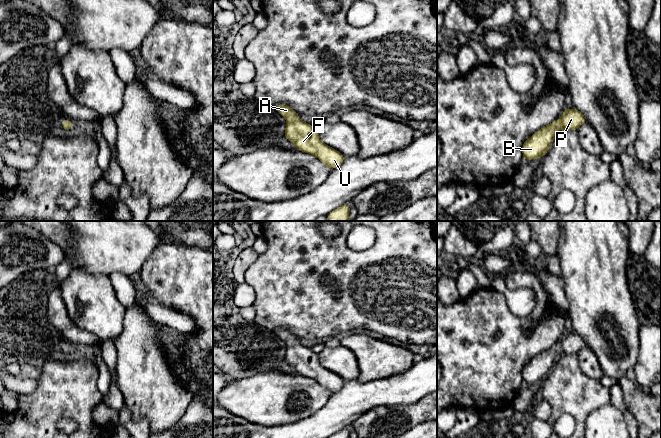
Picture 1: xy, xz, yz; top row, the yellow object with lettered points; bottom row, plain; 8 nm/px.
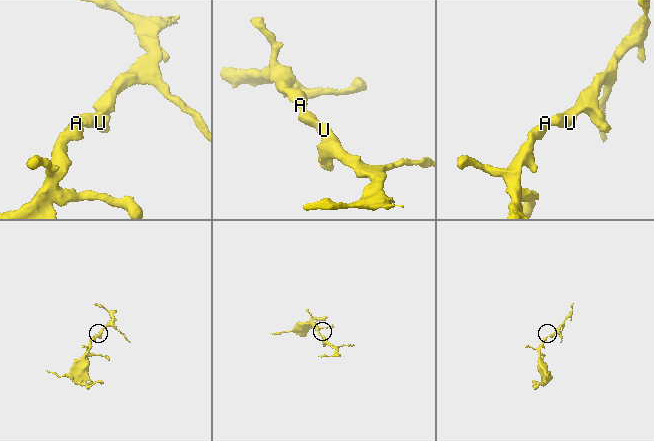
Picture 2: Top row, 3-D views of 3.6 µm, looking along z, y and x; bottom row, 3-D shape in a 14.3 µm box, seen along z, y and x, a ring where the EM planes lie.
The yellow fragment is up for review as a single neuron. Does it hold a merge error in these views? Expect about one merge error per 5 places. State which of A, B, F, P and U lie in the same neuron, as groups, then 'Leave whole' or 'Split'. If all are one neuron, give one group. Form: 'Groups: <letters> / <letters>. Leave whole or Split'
Groups: A B F P U. Leave whole

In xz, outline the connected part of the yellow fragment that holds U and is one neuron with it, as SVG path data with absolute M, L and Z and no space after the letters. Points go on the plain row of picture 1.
M278 328L274 331L287 345L284 360L290 364L299 375L316 380L330 393L342 388L345 381L339 375L325 369L319 362L319 357L309 347L299 344L297 336L288 329Z

